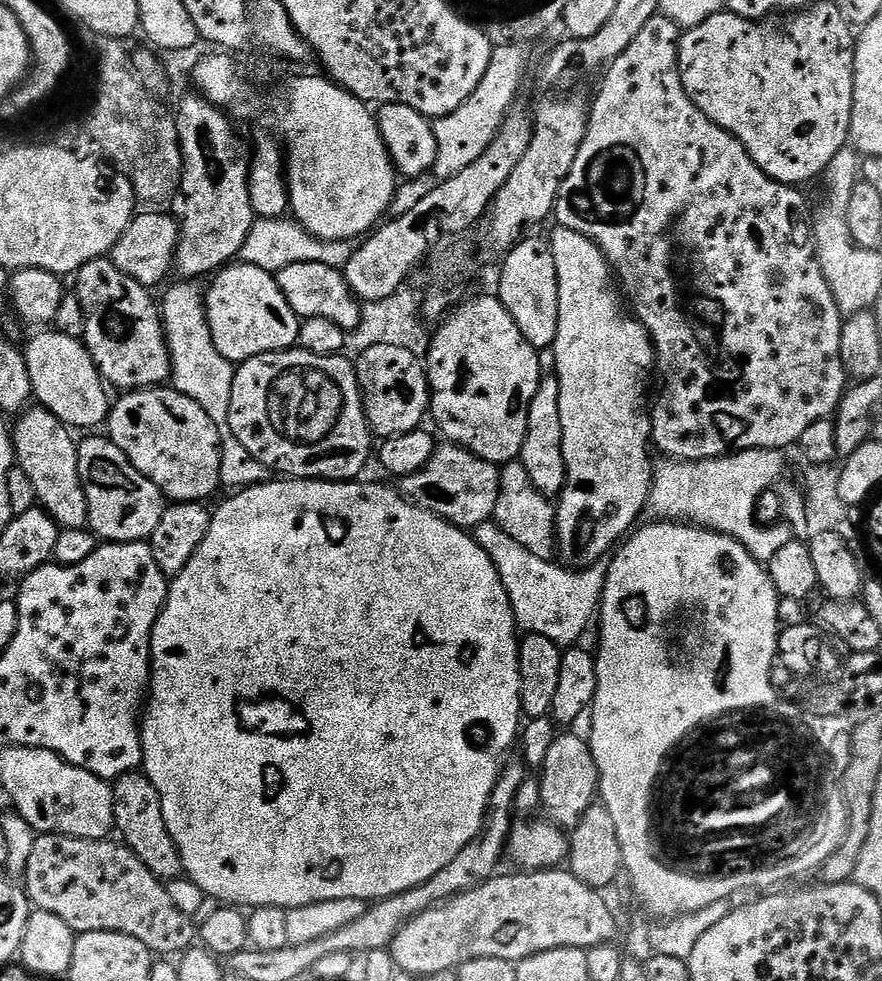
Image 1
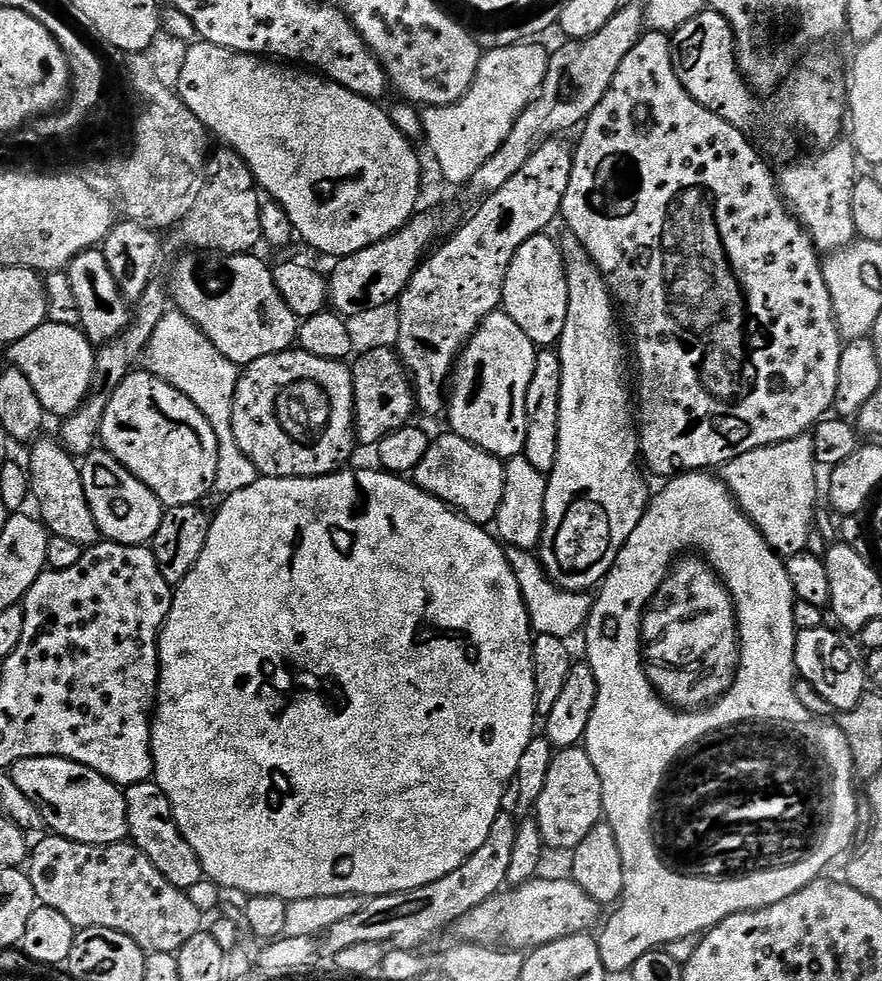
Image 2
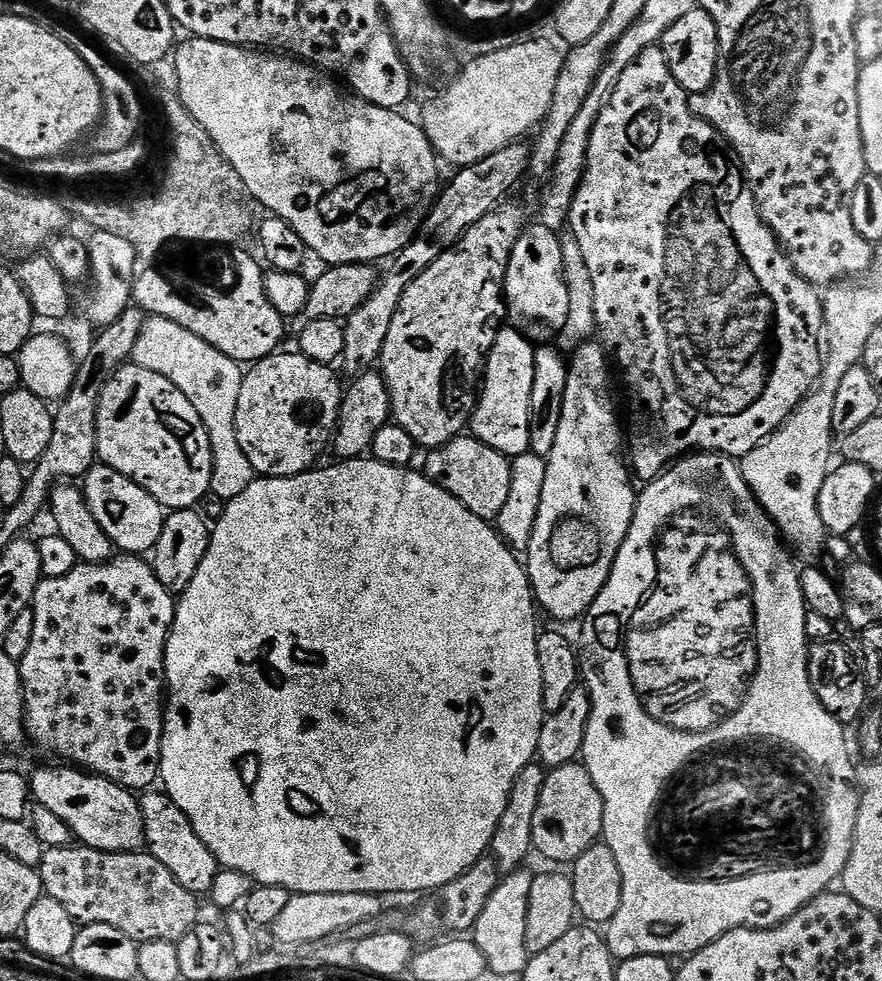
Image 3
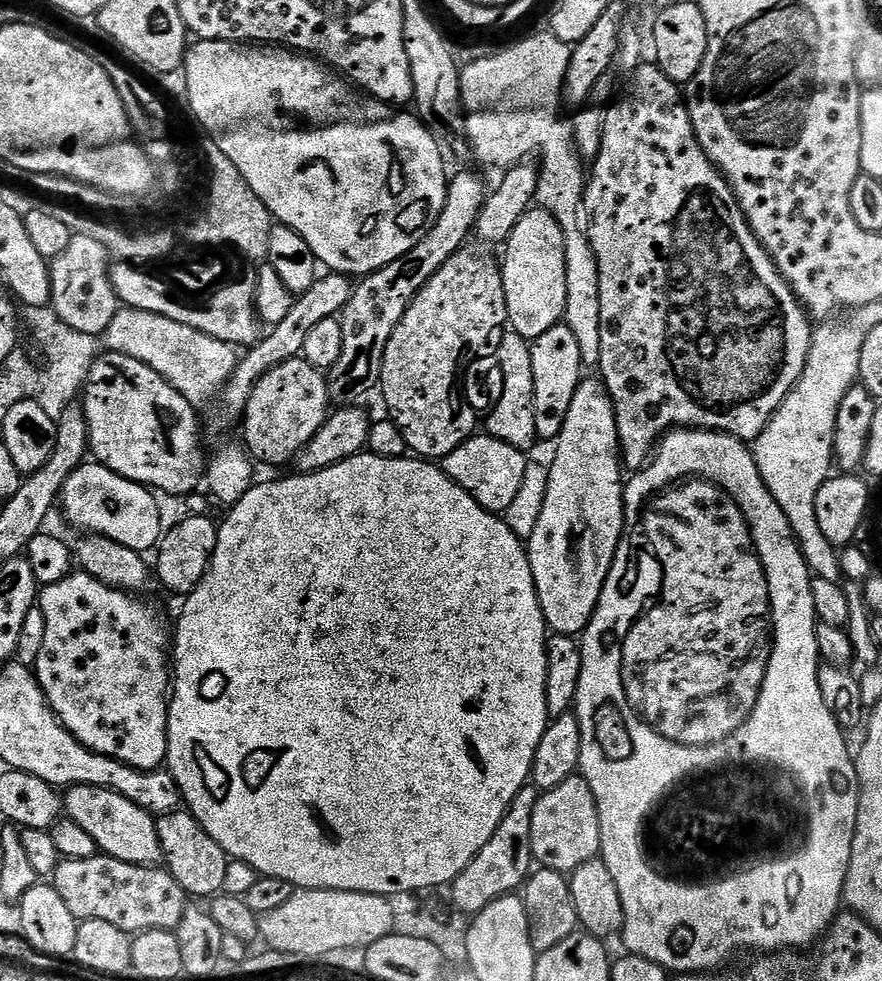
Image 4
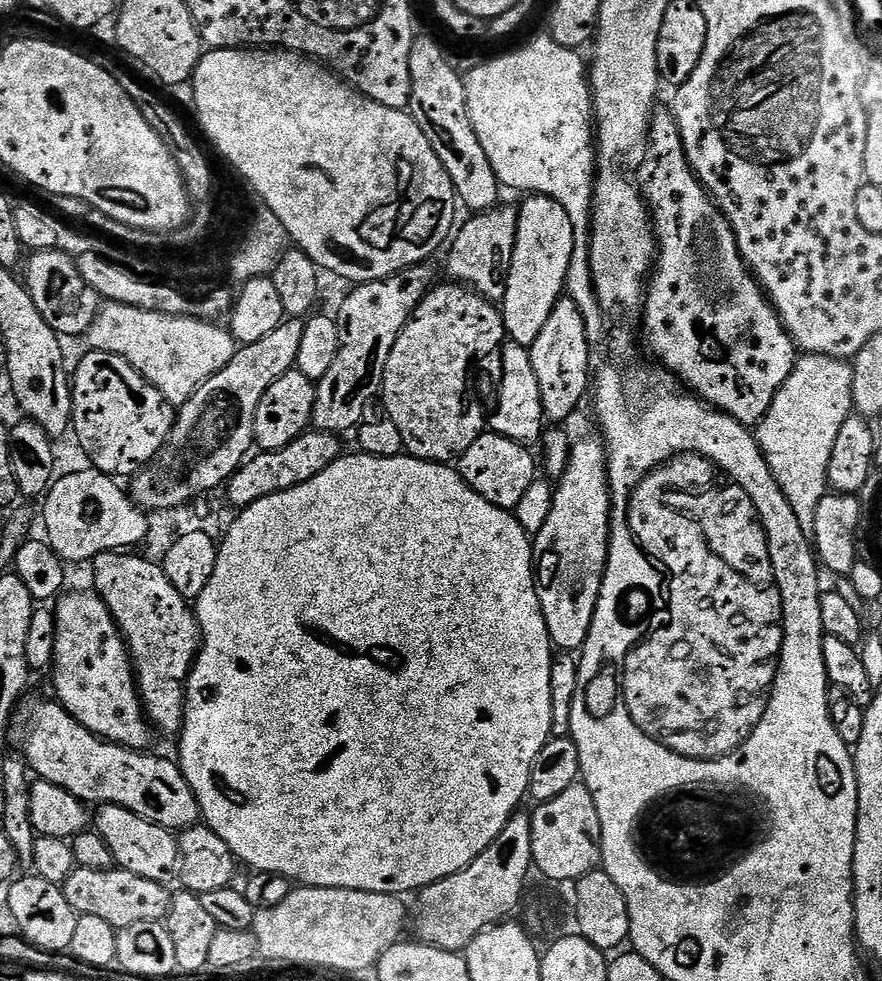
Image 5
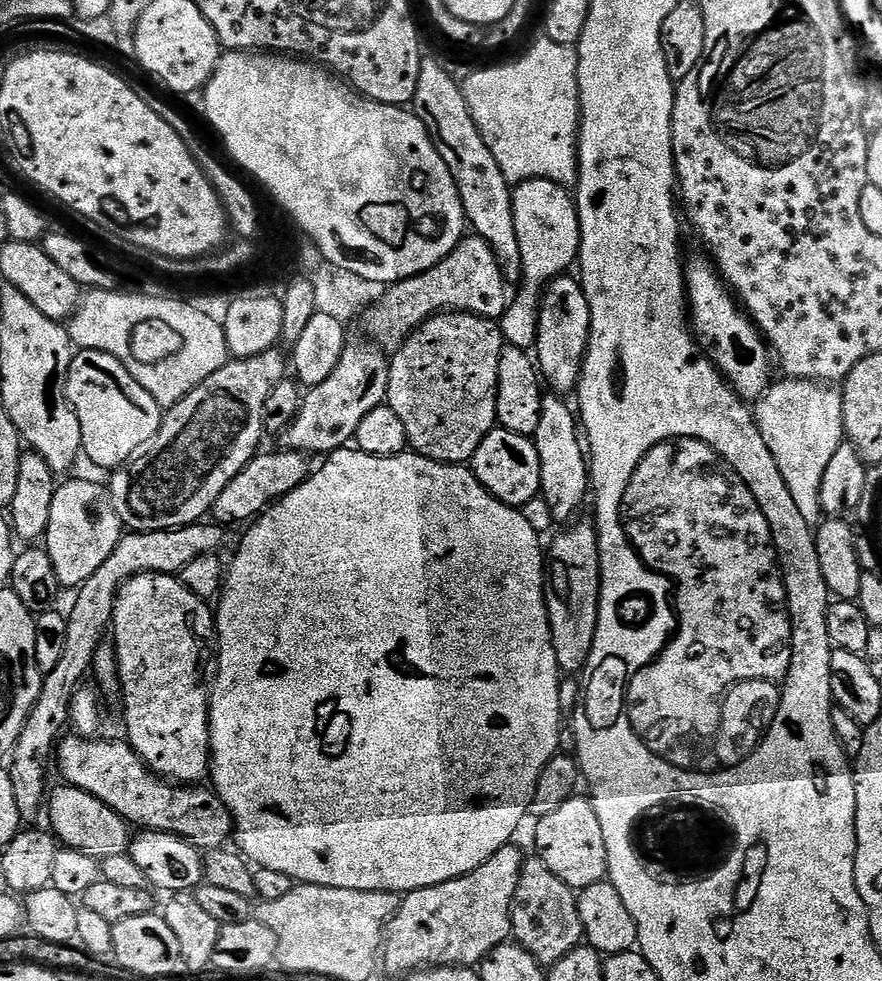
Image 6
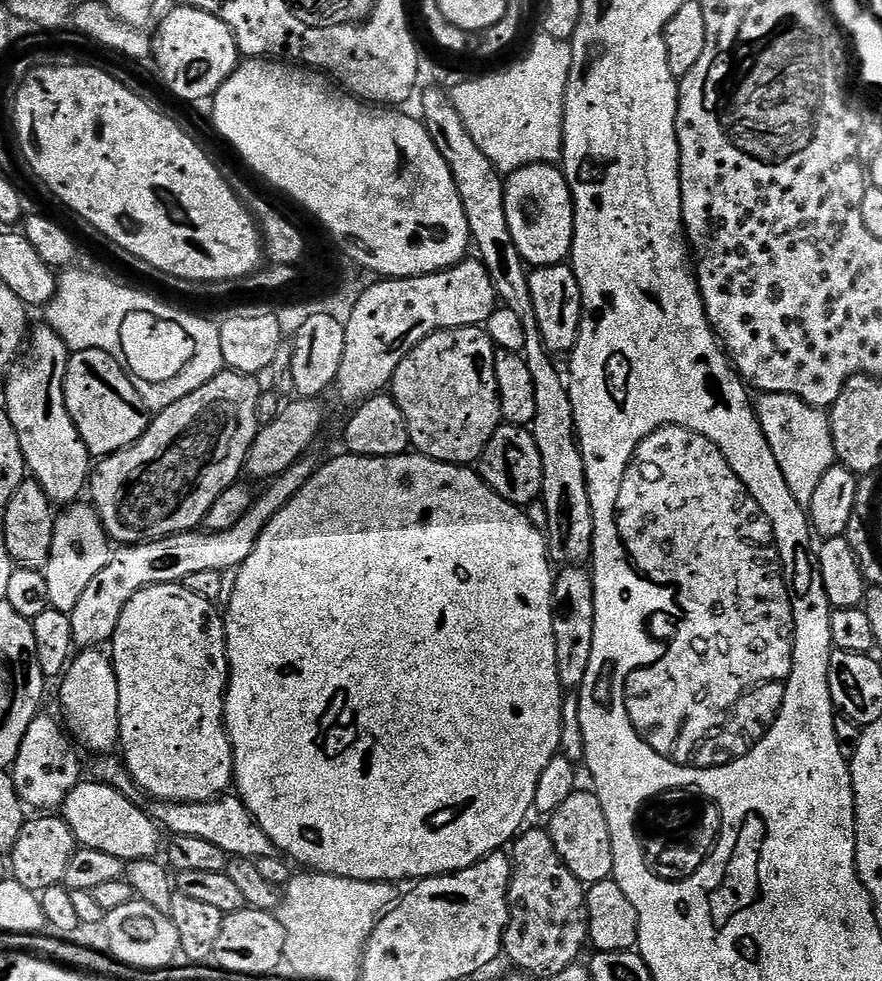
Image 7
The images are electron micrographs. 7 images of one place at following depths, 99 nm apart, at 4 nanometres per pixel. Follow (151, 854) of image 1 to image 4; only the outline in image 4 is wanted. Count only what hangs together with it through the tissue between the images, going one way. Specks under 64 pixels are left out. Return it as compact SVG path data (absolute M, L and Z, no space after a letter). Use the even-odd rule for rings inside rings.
M177 810L167 812L165 816L159 817L156 821L158 830L158 842L162 846L163 867L182 886L182 890L187 892L189 897L208 896L215 898L224 892L226 882L226 870L230 861L229 854L206 834L206 830L200 823L192 817L187 810Z

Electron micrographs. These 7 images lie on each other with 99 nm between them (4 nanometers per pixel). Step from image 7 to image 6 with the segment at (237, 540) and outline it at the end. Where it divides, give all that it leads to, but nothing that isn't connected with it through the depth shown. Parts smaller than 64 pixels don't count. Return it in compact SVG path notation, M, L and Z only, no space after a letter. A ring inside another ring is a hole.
M215 522L187 524L185 528L172 528L168 532L128 532L121 535L110 558L106 558L106 562L102 562L102 566L98 566L98 570L94 570L94 574L90 574L90 578L86 578L75 589L76 601L73 602L72 609L67 609L66 612L68 625L62 659L58 666L54 666L54 670L44 673L38 702L34 702L26 718L26 726L22 726L22 734L18 734L18 742L6 764L10 782L14 786L14 799L18 802L18 810L25 821L34 819L45 807L44 759L51 748L53 751L57 747L62 736L60 727L69 723L71 700L85 683L84 675L89 675L96 649L102 643L100 635L103 632L105 635L112 623L120 587L130 577L142 572L178 574L194 558L219 553L219 548L224 544L224 532L225 529Z

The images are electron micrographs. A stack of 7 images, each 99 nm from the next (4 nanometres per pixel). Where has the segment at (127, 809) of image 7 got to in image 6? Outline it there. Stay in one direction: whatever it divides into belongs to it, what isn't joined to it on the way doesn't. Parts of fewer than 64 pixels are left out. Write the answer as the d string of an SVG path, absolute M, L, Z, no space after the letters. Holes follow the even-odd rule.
M61 784L49 793L46 802L53 835L65 846L89 854L123 854L130 846L130 826L123 816L102 803L88 791L69 784ZM129 831L129 832L128 832ZM102 852L102 853L100 853Z

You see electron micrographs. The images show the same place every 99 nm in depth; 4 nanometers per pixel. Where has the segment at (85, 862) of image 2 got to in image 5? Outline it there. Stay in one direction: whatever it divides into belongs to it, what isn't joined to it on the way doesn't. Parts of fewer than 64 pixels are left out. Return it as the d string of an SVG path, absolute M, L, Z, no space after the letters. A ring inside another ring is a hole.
M78 866L62 887L66 902L70 902L77 917L102 918L118 930L138 922L167 921L174 895L169 885L150 882L150 878L142 878L142 874L130 874L130 870L119 866L108 869Z

